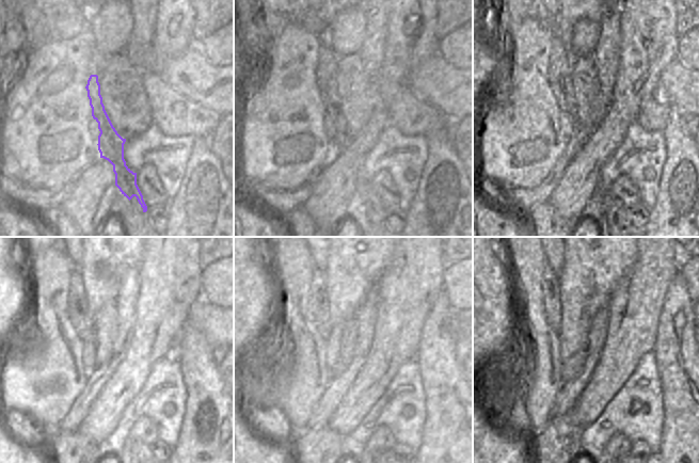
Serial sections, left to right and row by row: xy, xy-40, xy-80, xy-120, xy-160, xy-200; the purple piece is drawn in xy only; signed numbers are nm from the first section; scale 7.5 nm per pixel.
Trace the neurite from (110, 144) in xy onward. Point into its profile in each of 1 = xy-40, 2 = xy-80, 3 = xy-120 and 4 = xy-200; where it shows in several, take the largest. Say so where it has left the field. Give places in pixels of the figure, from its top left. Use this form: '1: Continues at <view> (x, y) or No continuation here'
1: Continues at xy-40 (327, 69)
2: Continues at xy-80 (560, 69)
3: Continues at xy-120 (82, 320)
4: Continues at xy-200 (550, 281).

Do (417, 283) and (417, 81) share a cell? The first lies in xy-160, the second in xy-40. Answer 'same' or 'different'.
different

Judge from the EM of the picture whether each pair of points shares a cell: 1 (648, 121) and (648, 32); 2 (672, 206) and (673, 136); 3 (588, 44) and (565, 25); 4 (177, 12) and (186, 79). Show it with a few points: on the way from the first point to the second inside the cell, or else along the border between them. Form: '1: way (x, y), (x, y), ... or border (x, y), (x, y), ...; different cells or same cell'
1: border (655, 94), (642, 101), (636, 121); different cells
2: way (676, 189), (676, 153); same cell
3: border (596, 20), (580, 19), (574, 25), (575, 54); different cells
4: border (194, 43), (184, 52), (170, 60), (163, 69); different cells

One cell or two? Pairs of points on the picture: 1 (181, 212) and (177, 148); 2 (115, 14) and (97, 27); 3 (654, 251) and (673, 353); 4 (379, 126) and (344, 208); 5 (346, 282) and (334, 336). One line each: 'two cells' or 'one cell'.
1: two cells
2: one cell
3: two cells
4: one cell
5: one cell

